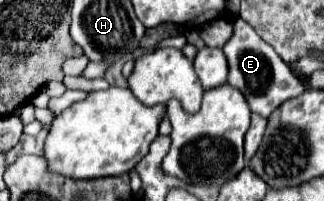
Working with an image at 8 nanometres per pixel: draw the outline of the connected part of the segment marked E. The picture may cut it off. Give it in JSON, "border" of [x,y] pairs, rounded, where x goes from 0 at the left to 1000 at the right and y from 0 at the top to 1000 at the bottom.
{"border":[[[744,85],[725,95],[725,164],[694,214],[688,264],[694,264],[701,303],[707,303],[707,423],[738,443],[756,473],[775,552],[818,582],[818,592],[867,512],[880,512],[880,502],[892,502],[892,493],[904,493],[904,483],[917,483],[917,473],[929,473],[941,453],[941,423],[904,373],[898,333]]]}

